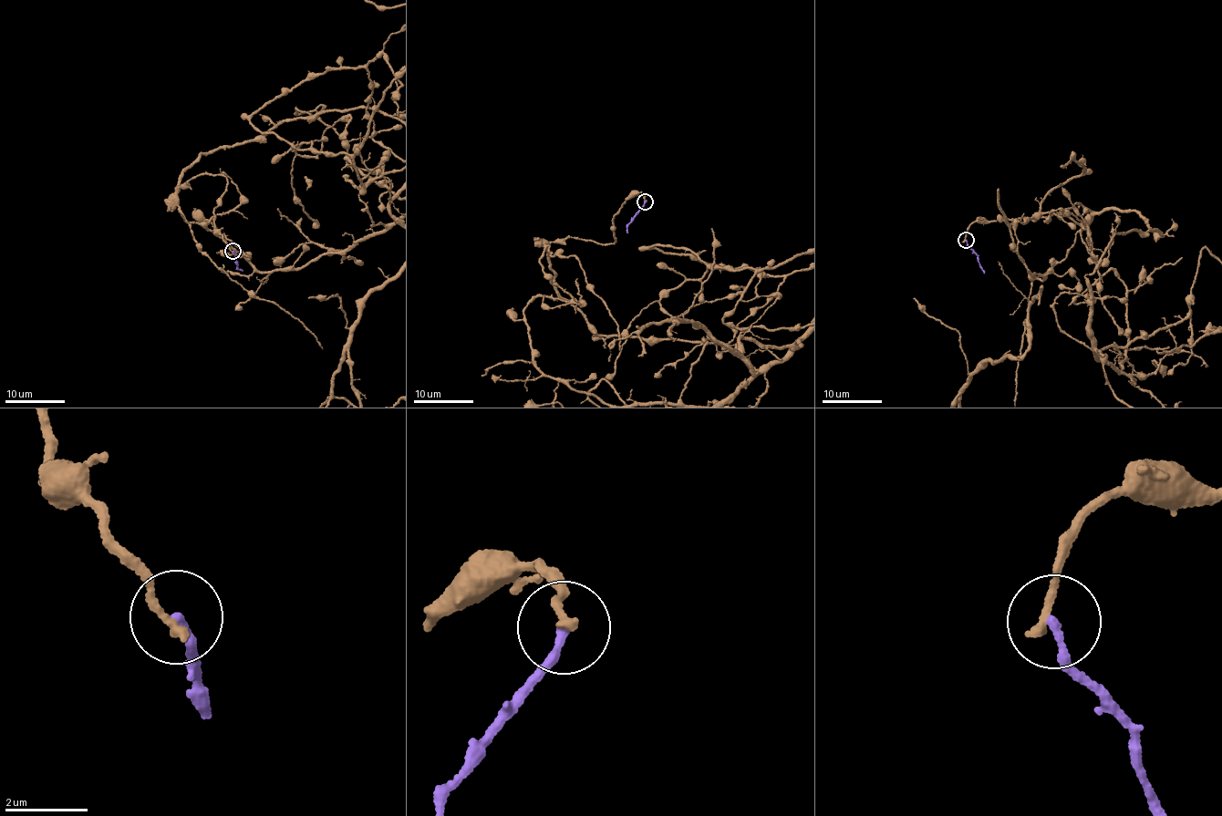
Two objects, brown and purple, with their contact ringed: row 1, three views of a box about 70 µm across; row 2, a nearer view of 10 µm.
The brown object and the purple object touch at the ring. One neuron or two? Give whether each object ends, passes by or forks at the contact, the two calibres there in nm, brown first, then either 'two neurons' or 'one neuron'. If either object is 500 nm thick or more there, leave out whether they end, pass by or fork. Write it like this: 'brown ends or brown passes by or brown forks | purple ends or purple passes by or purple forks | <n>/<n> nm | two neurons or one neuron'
brown ends | purple ends | 240/200 nm | two neurons

